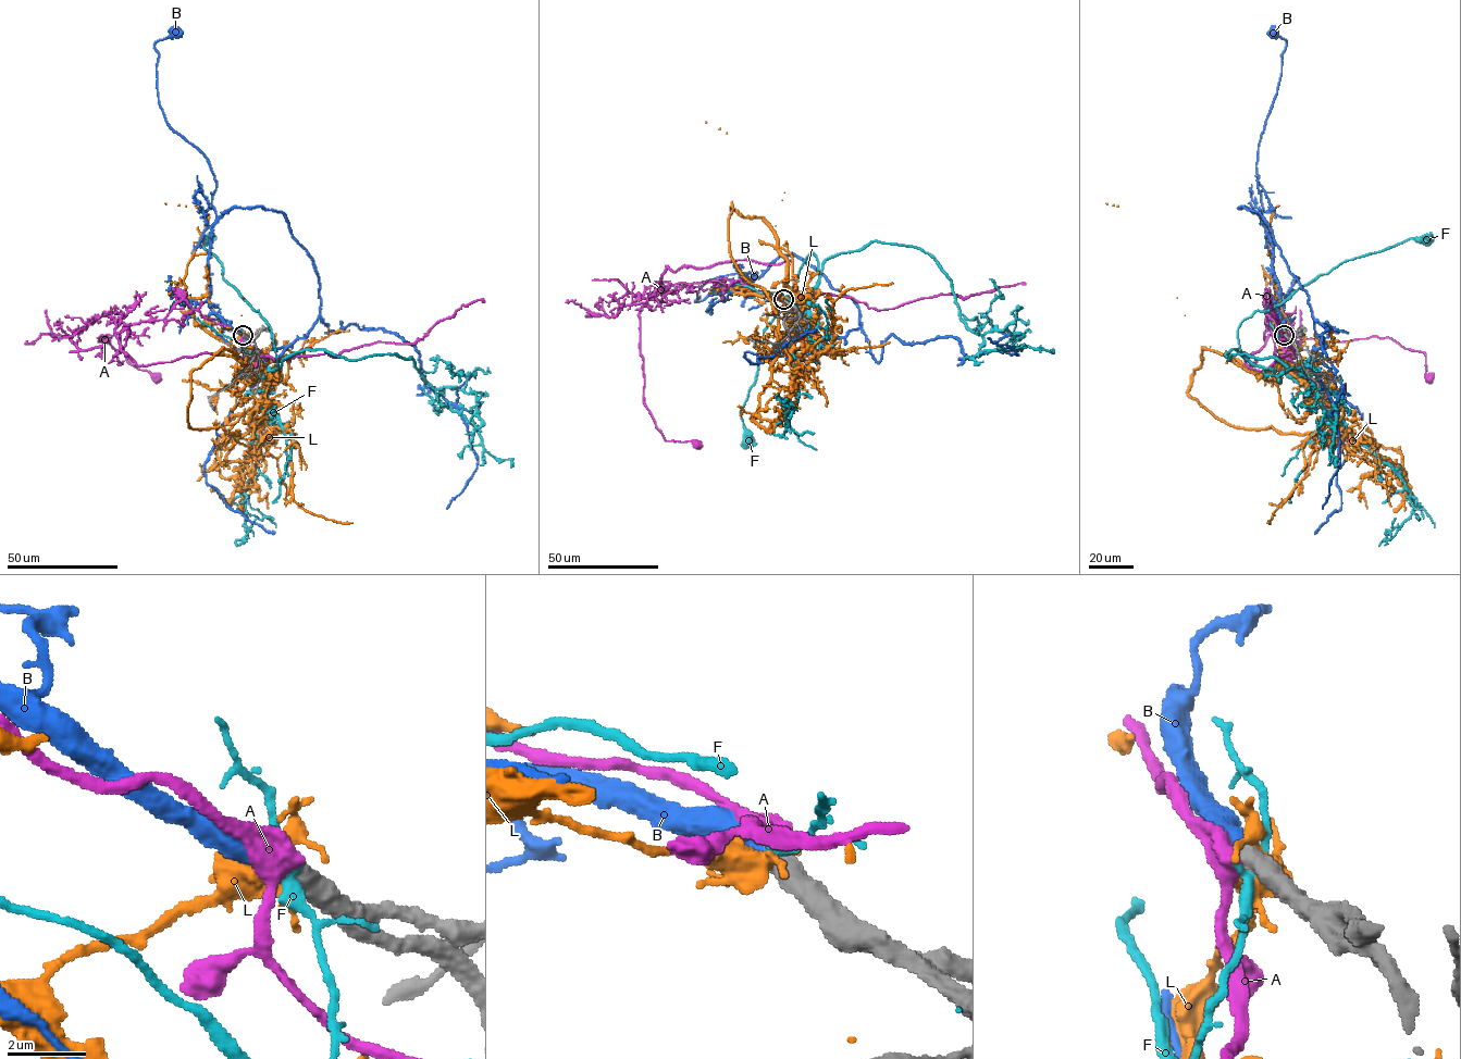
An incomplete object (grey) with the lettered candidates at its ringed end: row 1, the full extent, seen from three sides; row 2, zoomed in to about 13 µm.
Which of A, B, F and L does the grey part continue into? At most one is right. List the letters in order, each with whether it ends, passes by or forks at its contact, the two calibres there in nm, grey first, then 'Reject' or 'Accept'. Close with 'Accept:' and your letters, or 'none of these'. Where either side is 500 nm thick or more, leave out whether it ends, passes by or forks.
A: Thickness 500 nm (grey) against 500 nm. Reject
B: Thickness 550 nm (grey) against 550 nm. Accept
F: Thickness 650 nm (grey) against 280 nm. Reject
L: Thickness 650 nm (grey) against 400 nm. Reject
Accept: B

